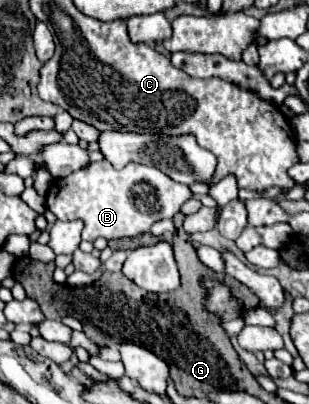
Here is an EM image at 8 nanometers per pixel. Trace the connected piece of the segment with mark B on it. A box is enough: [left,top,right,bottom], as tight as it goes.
[46,160,192,240]

